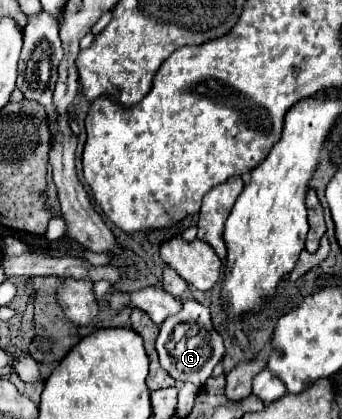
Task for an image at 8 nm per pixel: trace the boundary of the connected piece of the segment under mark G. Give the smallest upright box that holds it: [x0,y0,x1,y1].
[156,298,226,386]

